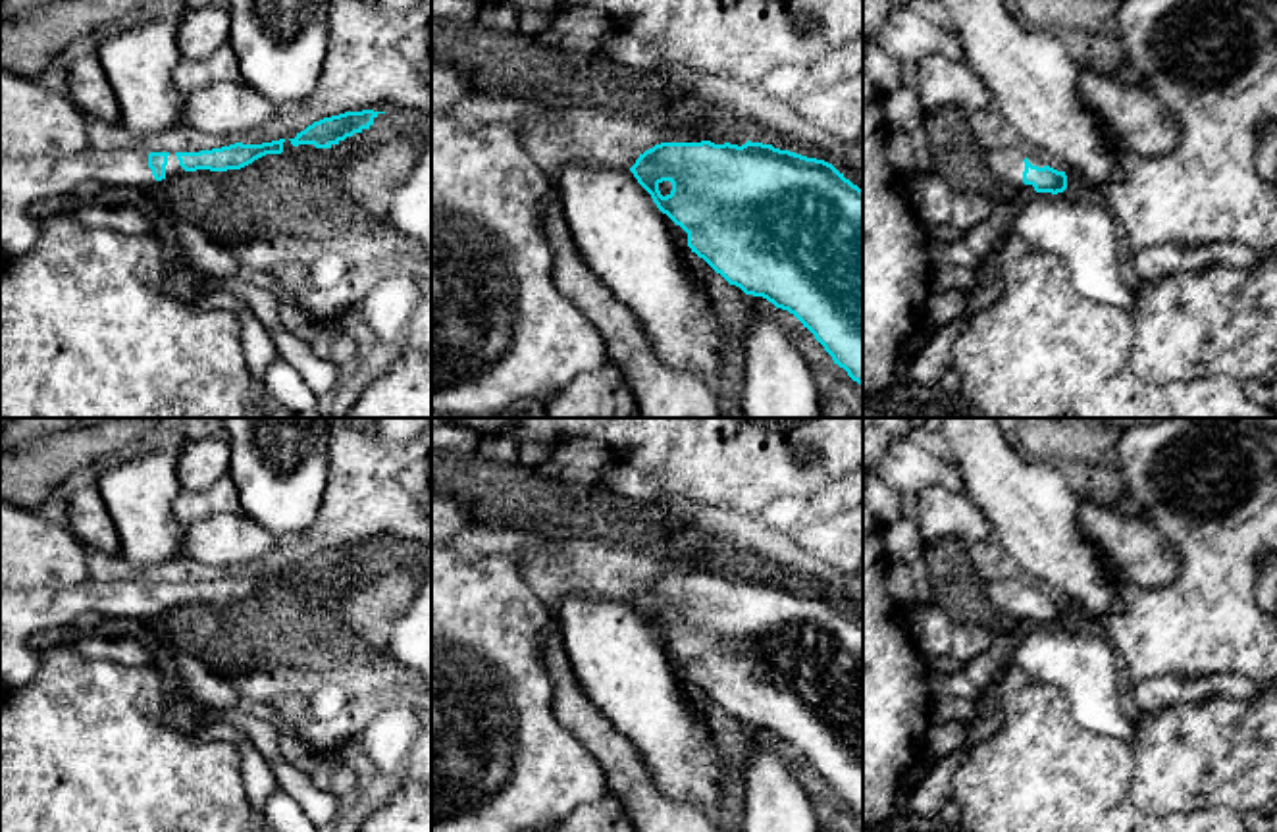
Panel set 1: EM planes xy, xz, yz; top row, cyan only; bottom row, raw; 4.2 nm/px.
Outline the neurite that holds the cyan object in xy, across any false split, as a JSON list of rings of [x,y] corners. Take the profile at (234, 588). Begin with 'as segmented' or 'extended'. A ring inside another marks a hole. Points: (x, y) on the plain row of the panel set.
extended | [[[285,570],[262,576],[235,574],[200,584],[148,584],[141,580],[100,582],[89,578],[83,584],[58,589],[35,587],[25,591],[0,591],[0,691],[23,688],[37,674],[39,653],[29,647],[29,637],[37,632],[73,626],[73,622],[85,612],[98,612],[102,618],[137,618],[148,622],[156,614],[183,603],[241,601],[266,585],[281,585],[283,574]]]

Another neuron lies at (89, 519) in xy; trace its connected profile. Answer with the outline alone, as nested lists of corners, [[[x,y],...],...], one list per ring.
[[[96,485],[75,491],[67,503],[69,530],[83,545],[102,555],[119,553],[117,528]]]

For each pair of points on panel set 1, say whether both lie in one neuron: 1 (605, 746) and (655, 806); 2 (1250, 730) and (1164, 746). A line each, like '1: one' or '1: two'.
1: one
2: one

